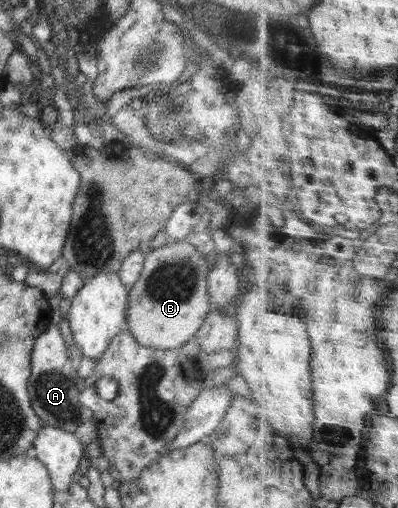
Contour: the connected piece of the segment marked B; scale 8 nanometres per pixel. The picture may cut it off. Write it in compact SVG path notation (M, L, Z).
M170 243L145 254L143 270L136 283L127 290L126 330L144 347L161 350L180 348L194 338L206 316L214 310L207 290L207 275L211 267L208 255L200 254L190 243Z

